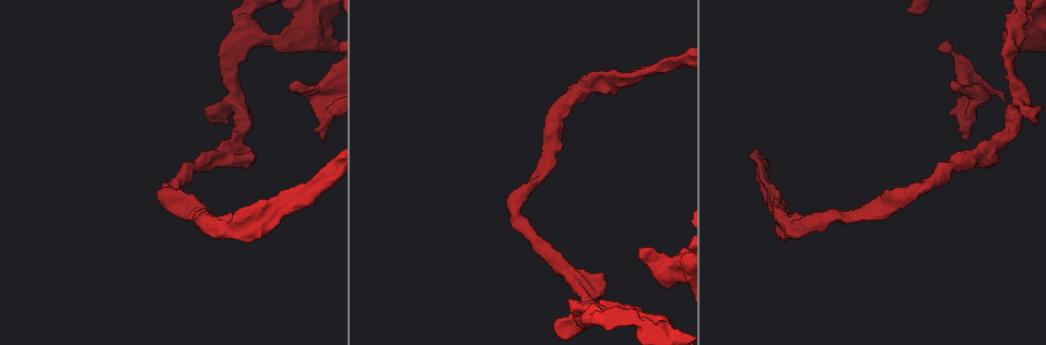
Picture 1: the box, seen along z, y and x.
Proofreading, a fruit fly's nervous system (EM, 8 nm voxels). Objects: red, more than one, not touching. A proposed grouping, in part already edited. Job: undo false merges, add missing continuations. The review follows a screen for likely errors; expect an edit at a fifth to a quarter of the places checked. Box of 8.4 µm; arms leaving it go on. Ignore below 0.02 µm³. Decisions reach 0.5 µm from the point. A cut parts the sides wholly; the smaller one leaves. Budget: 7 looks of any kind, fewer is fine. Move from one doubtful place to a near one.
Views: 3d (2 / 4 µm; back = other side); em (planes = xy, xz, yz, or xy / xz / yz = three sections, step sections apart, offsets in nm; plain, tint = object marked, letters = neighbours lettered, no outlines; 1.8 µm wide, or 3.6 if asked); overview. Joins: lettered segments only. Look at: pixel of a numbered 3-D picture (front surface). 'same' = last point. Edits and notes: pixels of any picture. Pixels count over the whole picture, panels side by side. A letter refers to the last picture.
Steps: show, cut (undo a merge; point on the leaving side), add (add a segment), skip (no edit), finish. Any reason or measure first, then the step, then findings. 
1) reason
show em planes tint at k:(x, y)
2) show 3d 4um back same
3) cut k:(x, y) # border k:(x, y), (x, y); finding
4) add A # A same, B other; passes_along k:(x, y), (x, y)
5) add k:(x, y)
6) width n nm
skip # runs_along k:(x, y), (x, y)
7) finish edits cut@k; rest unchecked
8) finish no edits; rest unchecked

calibre changes
show em xz step 16 tint at 1:(639, 314)

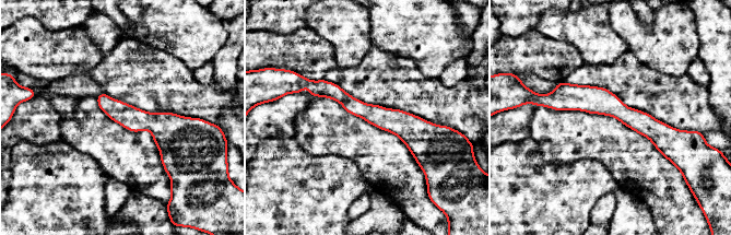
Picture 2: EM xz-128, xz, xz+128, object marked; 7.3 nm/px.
cut it another way
show em xy step 4 letters same

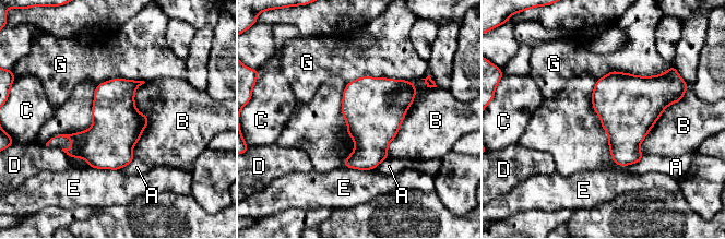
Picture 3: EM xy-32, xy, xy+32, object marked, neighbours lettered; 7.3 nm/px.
width 360 nm; longest_contact B 550 nm
skip # A other, B other, C other, D other, E other, G other; one cell here

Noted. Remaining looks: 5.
an open end
show 3d 4um at 1:(962, 138)

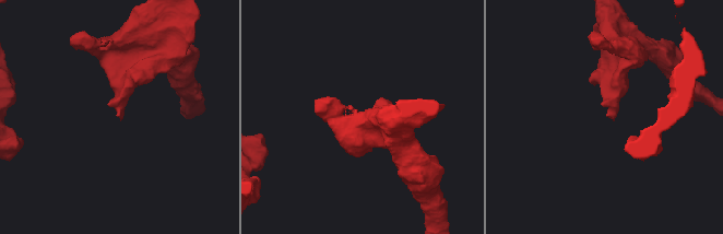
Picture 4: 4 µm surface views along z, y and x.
show em planes letters at 4:(121, 117)

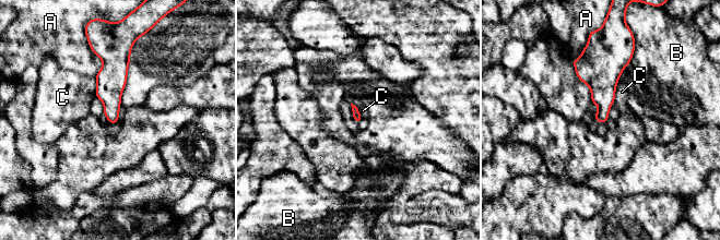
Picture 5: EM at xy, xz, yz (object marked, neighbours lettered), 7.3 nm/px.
skip # A other, B other, C other; border 5:(618, 79), (615, 85), (613, 103); none of them fits

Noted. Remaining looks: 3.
an open end
show em xz step 16 tint at 1:(546, 173)

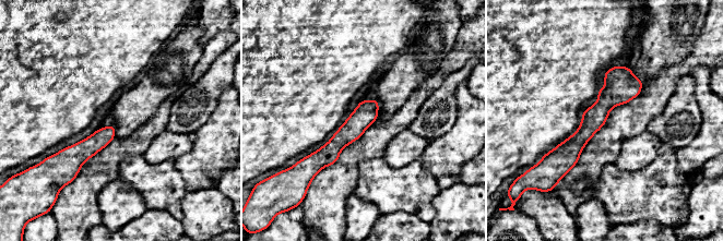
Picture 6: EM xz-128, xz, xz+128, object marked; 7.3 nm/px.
show em planes letters same

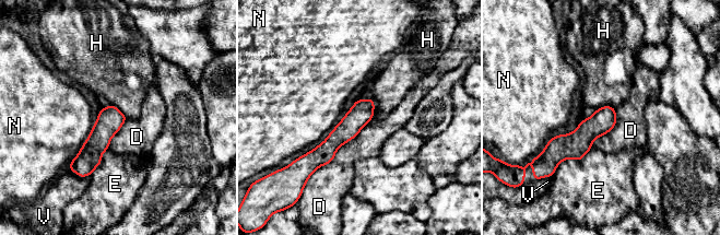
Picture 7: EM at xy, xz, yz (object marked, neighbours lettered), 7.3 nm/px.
longest_contact D 650 nm
skip # D other, E other, H other, N other, V other; border 7:(373, 116), (309, 176); none of them fits

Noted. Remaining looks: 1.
finish no edits; rest unchecked

